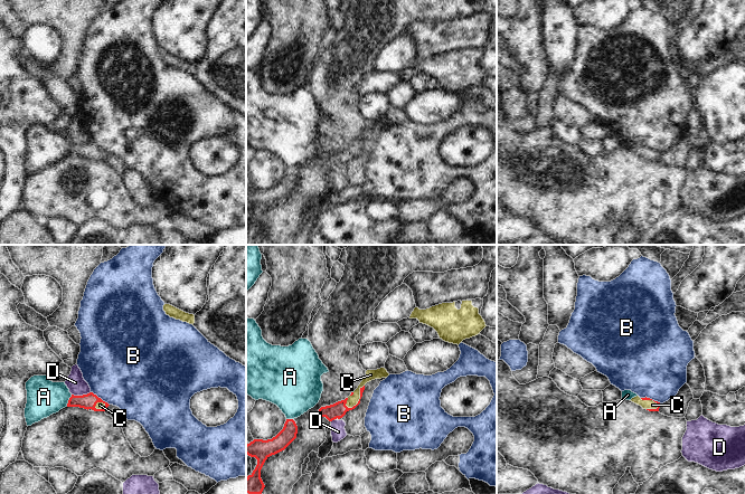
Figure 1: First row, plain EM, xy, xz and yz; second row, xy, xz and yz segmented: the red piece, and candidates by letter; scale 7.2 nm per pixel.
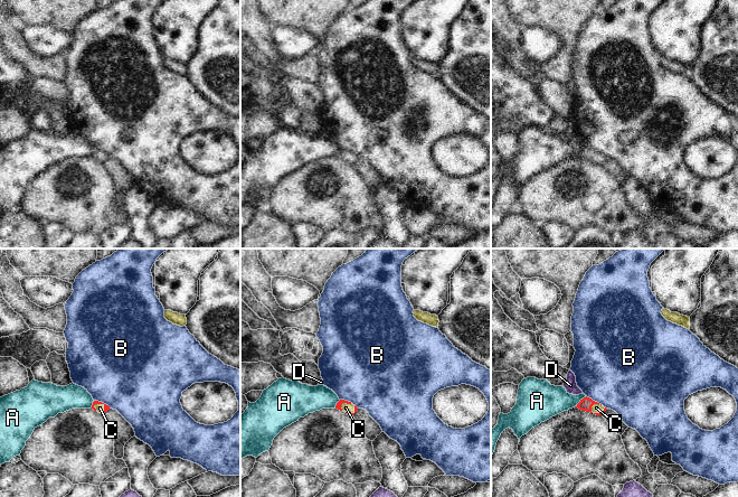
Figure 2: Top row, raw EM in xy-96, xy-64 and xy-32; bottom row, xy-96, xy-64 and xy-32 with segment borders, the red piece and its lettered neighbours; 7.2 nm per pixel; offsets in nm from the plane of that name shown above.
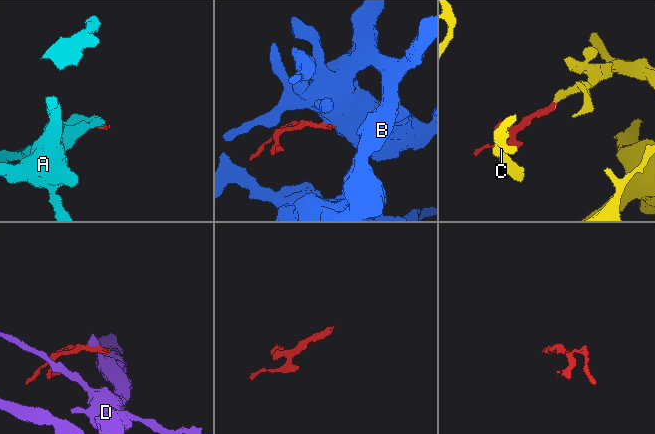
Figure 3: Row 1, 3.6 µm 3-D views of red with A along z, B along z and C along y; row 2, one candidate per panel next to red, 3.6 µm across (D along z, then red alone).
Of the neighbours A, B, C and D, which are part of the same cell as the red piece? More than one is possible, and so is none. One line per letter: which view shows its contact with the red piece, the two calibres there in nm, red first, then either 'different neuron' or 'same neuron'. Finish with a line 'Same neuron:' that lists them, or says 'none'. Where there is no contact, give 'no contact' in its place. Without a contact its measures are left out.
A: xy | 110/260 nm | different neuron
B: xy | 110/500 nm | different neuron
C: xz | 110/80 nm | same neuron
D: xy | 110/140 nm | different neuron
Same neuron: C

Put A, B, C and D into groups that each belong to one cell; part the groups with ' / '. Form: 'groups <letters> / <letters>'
groups A / B / C / D

